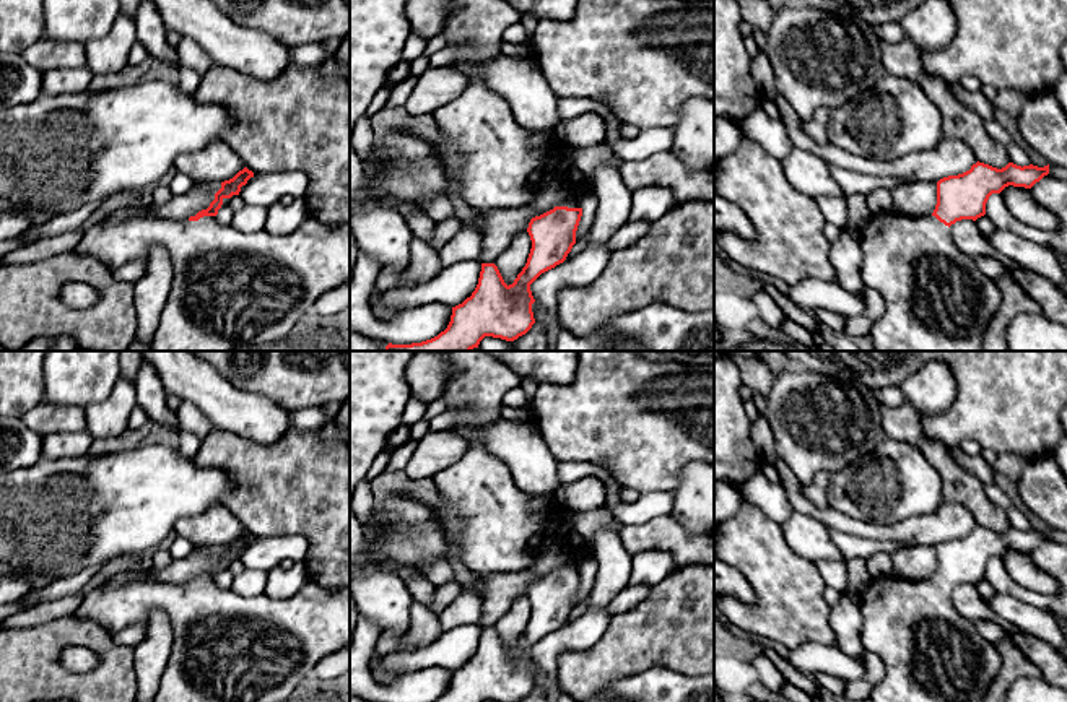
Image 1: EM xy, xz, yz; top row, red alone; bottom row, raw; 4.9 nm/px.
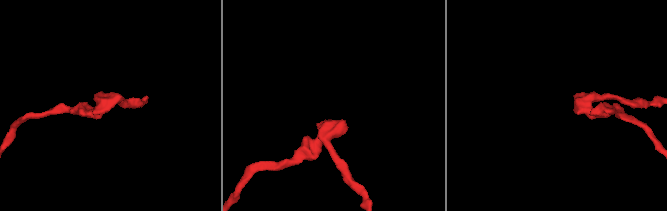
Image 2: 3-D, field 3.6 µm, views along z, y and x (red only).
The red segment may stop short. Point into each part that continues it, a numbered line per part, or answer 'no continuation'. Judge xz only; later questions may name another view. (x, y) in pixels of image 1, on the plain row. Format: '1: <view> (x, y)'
1: xz (495, 530)

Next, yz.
1: yz (931, 652)

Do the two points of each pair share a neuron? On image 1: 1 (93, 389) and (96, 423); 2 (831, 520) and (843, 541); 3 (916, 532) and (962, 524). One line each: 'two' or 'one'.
1: two
2: two
3: one

